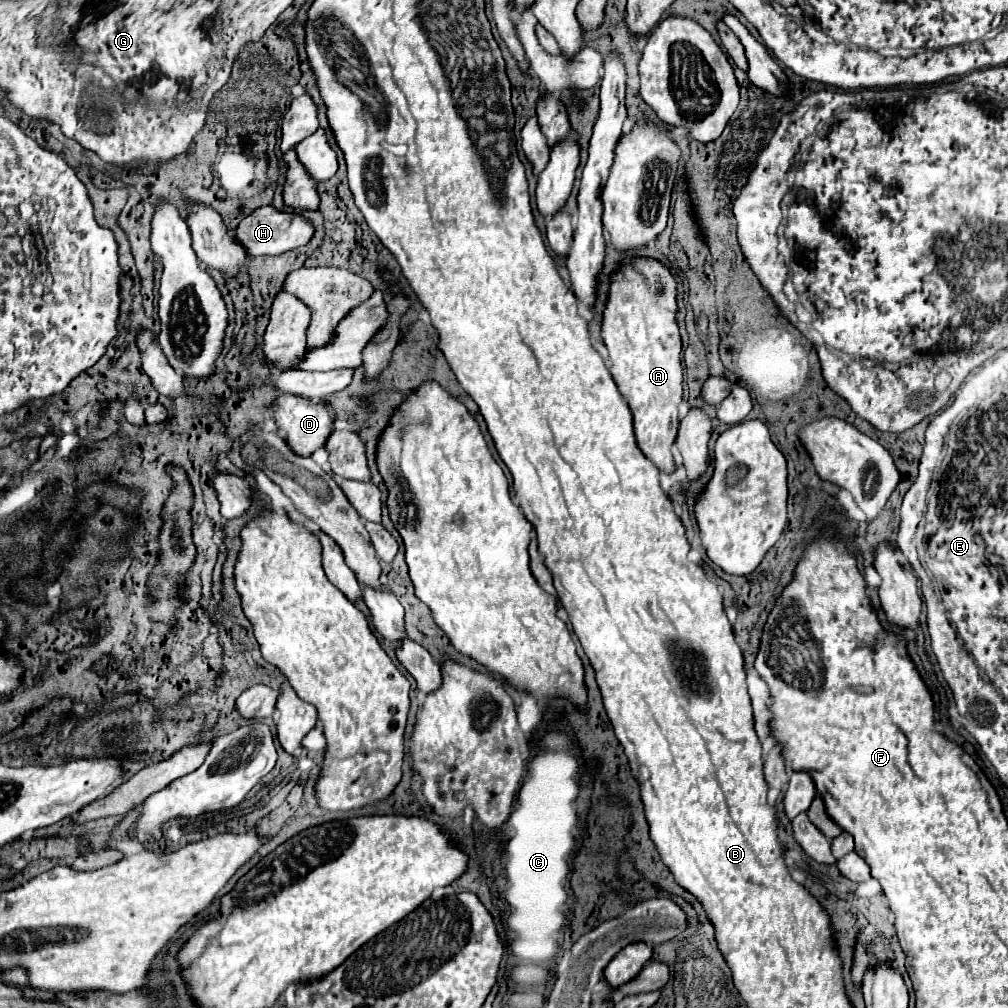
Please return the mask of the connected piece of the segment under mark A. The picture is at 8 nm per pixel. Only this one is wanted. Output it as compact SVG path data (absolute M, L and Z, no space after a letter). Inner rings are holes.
M624 258L622 270L612 276L610 298L604 310L602 338L608 348L612 360L612 378L618 384L620 394L628 402L634 414L634 434L638 448L644 456L666 474L676 470L672 446L676 442L678 426L680 426L680 404L682 404L682 344L680 332L676 324L676 278L674 274L652 258Z

